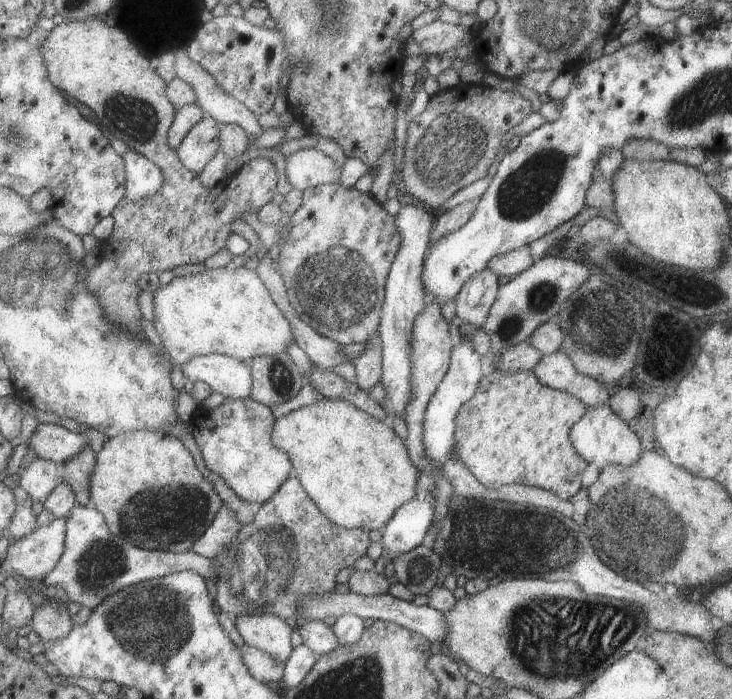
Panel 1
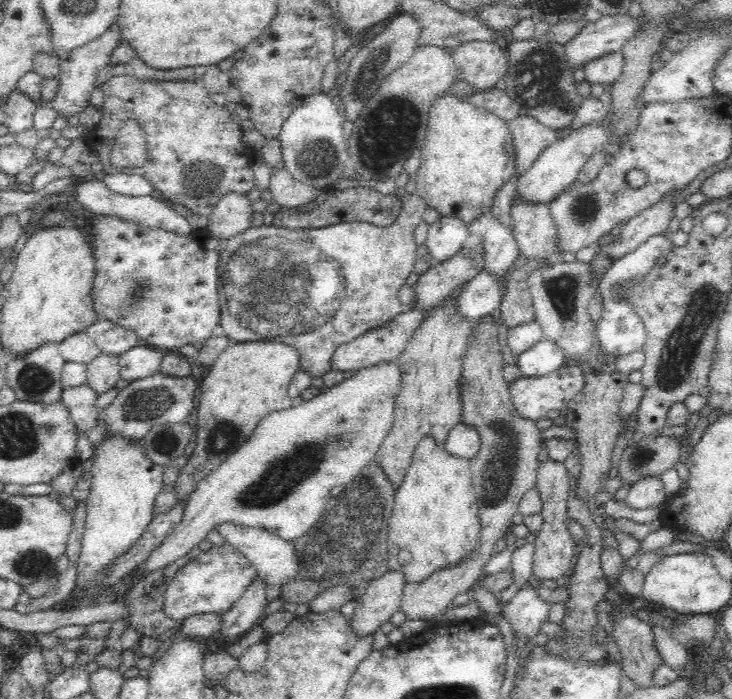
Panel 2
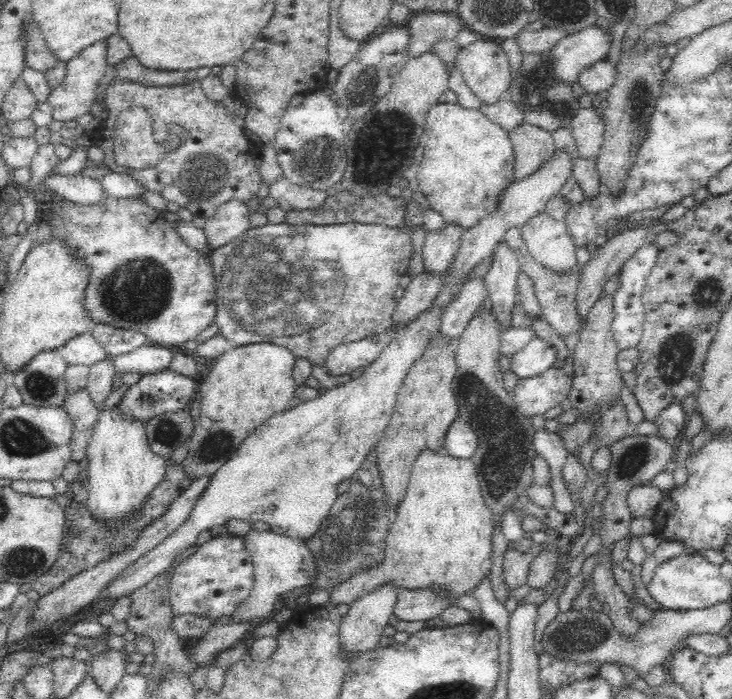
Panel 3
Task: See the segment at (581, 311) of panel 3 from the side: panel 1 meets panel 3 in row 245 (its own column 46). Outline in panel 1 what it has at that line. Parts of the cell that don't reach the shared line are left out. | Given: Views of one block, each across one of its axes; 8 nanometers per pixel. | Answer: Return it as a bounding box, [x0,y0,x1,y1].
[31,600,74,644]

